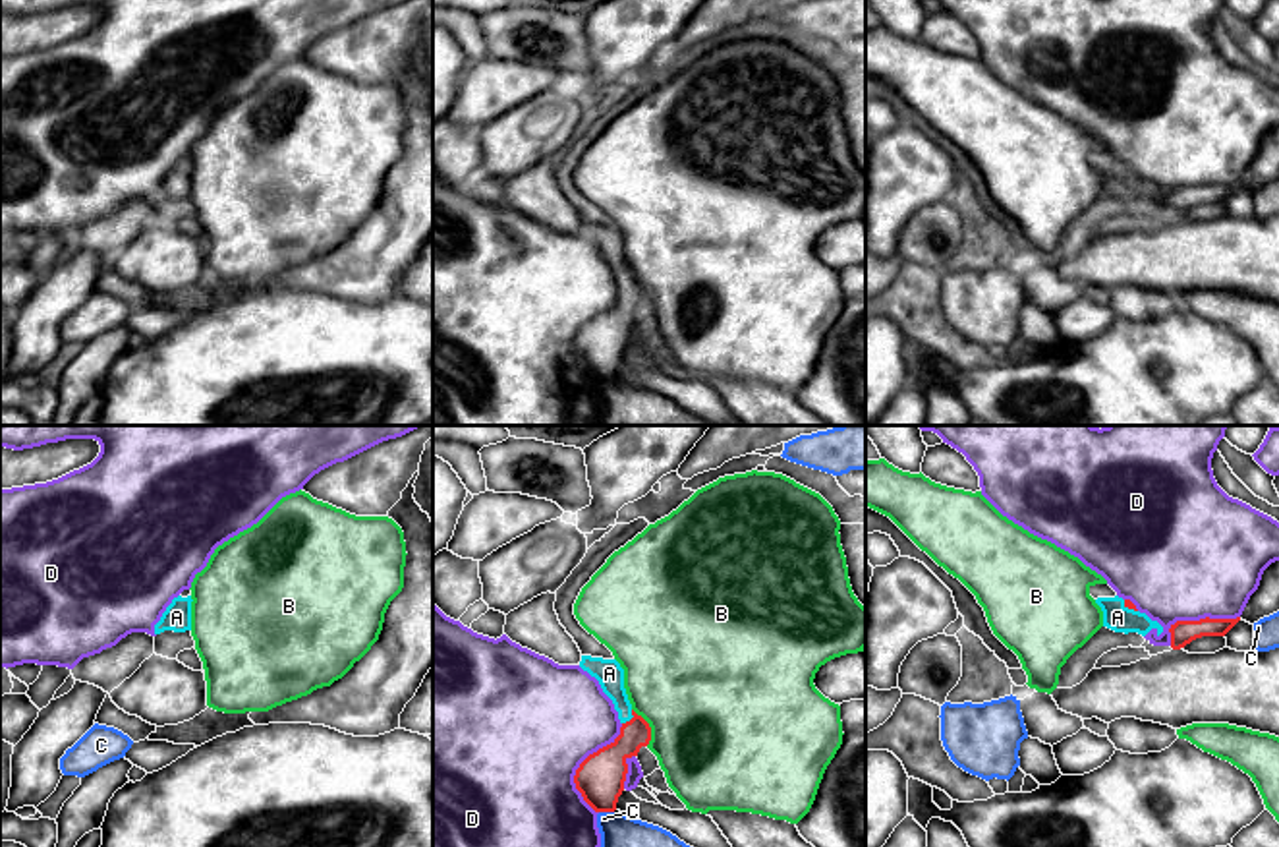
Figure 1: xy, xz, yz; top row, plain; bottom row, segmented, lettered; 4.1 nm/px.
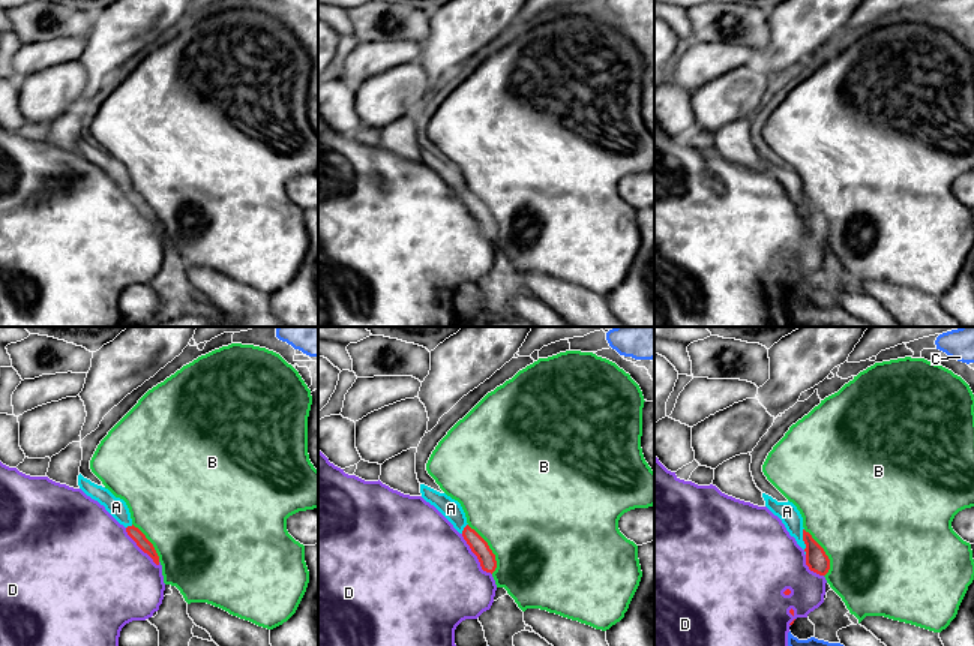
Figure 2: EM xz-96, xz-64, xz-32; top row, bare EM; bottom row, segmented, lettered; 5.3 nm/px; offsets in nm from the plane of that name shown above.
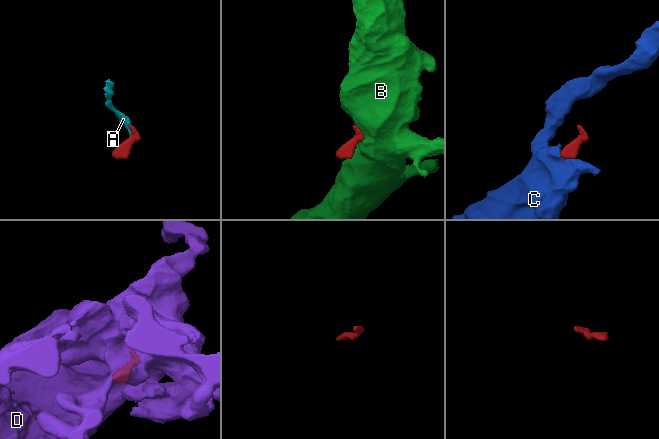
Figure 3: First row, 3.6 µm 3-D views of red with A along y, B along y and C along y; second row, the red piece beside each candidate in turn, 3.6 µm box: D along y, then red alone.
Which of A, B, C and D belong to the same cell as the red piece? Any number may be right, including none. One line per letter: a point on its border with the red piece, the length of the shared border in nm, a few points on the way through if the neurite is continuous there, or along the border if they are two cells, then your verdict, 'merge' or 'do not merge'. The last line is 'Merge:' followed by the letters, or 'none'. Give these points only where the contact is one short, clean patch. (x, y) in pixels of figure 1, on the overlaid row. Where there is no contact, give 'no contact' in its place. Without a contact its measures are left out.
A: contact xz (632, 718); length 80 nm; way xz (605, 770), (632, 737), (632, 718), (625, 710), (609, 673); merge
B: contact xz (650, 728); length 170 nm; border xz (632, 708), (650, 728), (648, 745); do not merge
C: contact xz (607, 811); length 60 nm; border xz (599, 811), (613, 813); do not merge
D: contact xz (580, 764); length 400 nm; do not merge
Merge: A

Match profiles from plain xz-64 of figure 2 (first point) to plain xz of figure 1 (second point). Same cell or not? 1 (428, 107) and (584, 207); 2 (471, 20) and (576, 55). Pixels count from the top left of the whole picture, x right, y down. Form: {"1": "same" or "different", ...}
{"1": "same", "2": "different"}

